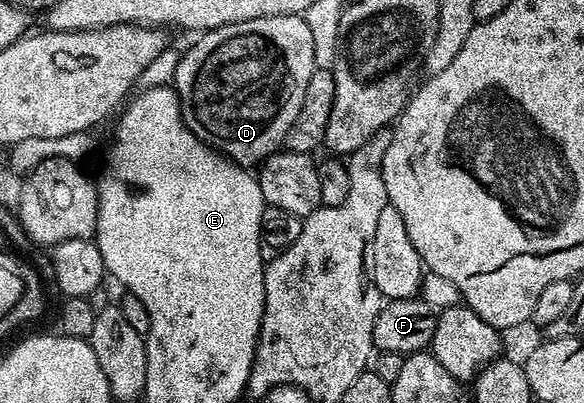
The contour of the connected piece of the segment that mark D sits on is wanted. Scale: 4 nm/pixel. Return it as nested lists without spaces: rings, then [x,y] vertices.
[[[261,16],[248,22],[224,24],[199,35],[198,40],[178,58],[172,87],[182,103],[182,117],[209,148],[239,166],[261,165],[273,152],[283,147],[288,130],[304,106],[304,94],[314,69],[312,30],[301,16]]]

